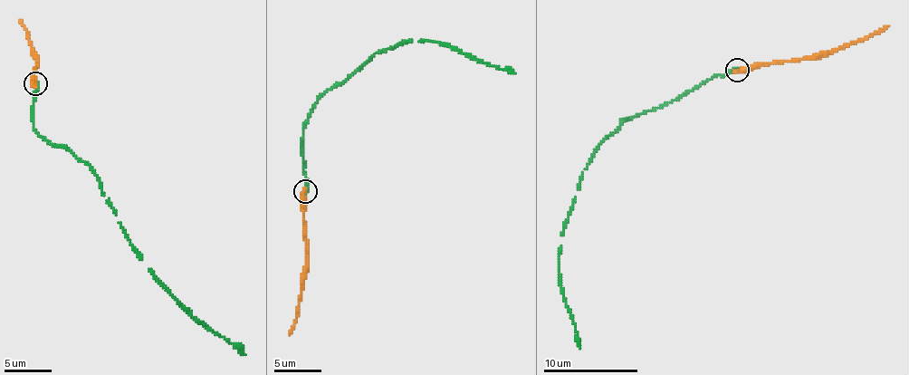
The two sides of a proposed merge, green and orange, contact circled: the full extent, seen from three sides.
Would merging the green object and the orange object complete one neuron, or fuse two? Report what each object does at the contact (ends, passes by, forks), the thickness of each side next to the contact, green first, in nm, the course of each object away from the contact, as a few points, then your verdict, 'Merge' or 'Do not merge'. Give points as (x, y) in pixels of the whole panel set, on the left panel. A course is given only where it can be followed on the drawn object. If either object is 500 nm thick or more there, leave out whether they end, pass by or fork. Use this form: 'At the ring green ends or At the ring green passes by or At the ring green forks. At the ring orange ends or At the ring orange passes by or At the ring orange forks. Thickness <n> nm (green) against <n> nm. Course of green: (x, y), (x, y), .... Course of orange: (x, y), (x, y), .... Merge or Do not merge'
At the ring green ends. At the ring orange ends. Thickness 320 nm (green) against 400 nm. Course of green: (35, 84), (33, 127), (38, 134), (85, 161), (132, 249), (154, 278), (179, 304), (245, 354). Course of orange: (35, 84), (35, 60), (29, 34), (19, 19). Do not merge

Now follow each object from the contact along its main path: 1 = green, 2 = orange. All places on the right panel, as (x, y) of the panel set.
1: (738, 70), (712, 77), (669, 102), (626, 120), (608, 136), (585, 168), (559, 255), (559, 285), (579, 349)
2: (738, 70), (820, 59), (867, 39), (888, 25)

